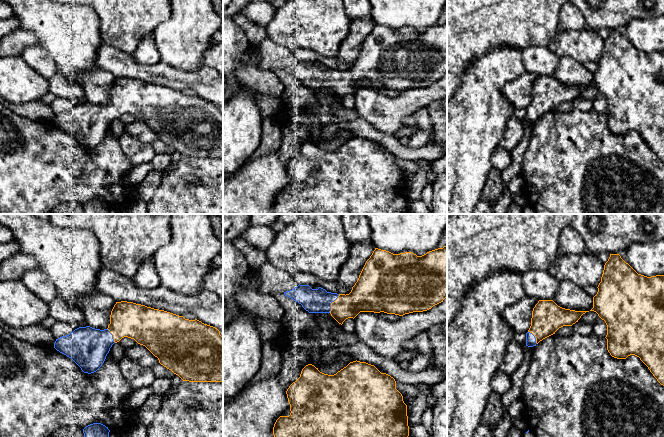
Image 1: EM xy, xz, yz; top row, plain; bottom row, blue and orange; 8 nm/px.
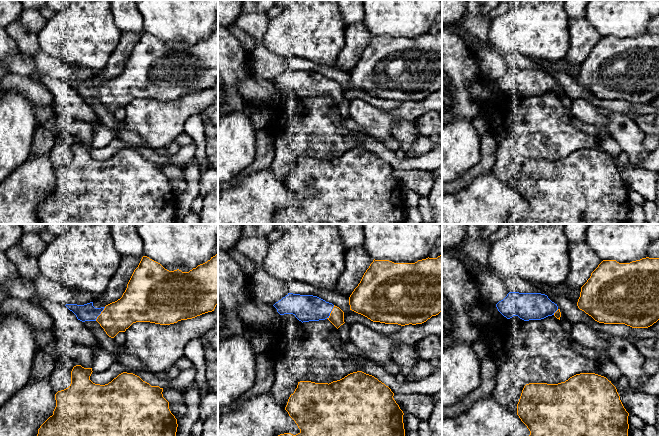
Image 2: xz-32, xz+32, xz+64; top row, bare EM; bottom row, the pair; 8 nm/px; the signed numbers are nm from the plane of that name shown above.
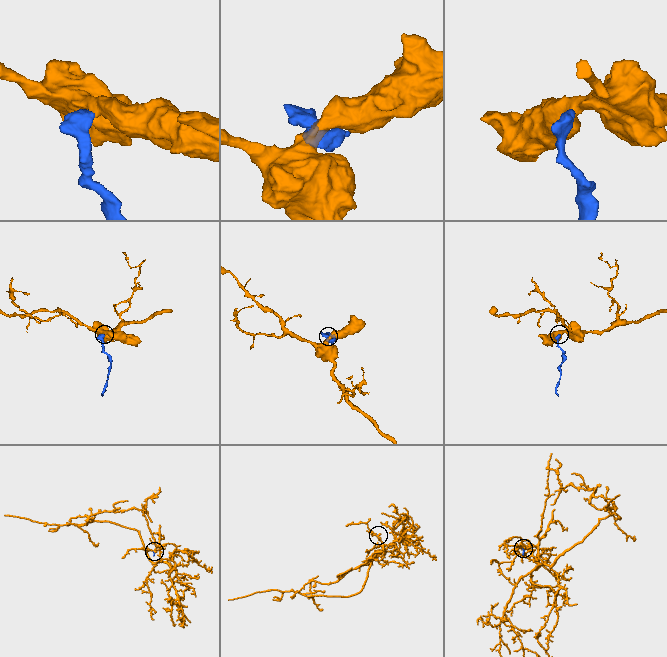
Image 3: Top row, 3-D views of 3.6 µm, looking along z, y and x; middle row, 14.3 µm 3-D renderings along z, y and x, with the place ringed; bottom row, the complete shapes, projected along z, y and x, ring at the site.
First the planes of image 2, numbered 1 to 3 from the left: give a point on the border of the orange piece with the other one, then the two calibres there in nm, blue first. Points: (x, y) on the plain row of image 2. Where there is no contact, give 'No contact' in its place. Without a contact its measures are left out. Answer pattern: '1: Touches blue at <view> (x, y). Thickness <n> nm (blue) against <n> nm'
1: Touches blue at xz-32 (100, 89). Thickness 140 nm (blue) against 240 nm
2: Touches blue at xz+32 (330, 88). Thickness 220 nm (blue) against 120 nm
3: Touches blue at xz+64 (555, 87). Thickness 220 nm (blue) against 60 nm

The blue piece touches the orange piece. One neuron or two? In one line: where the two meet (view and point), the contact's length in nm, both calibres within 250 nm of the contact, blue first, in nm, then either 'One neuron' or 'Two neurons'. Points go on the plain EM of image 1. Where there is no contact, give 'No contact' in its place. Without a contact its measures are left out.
Touches blue at xz (331, 78). Shared border 170 nm. Thickness 190 nm (blue) against 200 nm. One neuron

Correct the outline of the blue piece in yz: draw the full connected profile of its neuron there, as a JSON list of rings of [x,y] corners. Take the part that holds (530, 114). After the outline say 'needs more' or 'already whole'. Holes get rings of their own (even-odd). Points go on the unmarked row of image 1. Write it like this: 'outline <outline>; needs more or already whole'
outline [[[539,76],[532,87],[526,122],[536,122],[563,102],[572,102],[589,87],[575,87],[558,82],[553,76]]]; needs more

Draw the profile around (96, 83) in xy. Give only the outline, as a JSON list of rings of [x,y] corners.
[[[97,67],[90,71],[75,73],[69,80],[83,88],[84,96],[88,102],[104,106],[110,100],[111,87],[116,77]]]

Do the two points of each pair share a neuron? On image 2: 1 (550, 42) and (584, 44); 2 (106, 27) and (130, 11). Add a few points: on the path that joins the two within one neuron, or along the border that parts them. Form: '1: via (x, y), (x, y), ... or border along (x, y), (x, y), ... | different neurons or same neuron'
1: border along (569, 20), (569, 48), (563, 58) | different neurons
2: border along (111, 10), (113, 21), (122, 32) | different neurons

